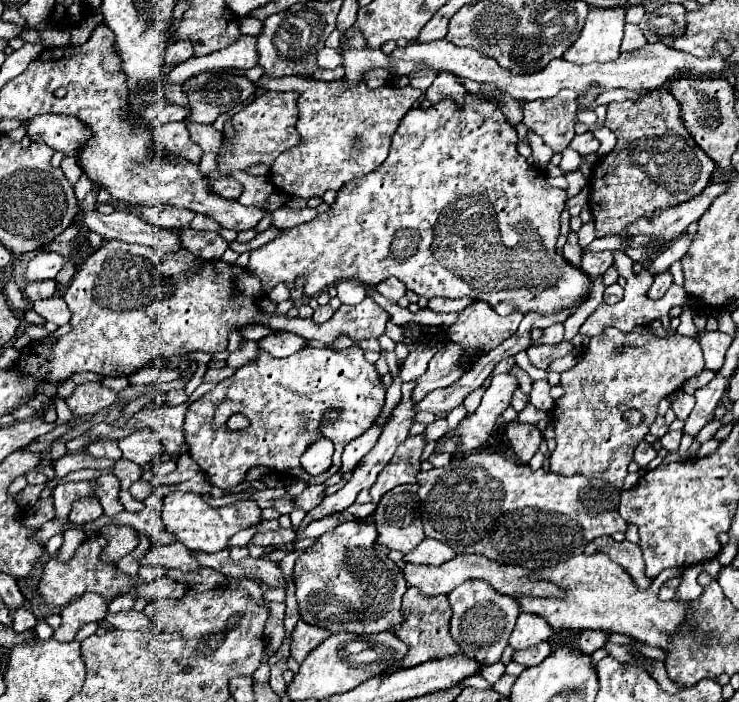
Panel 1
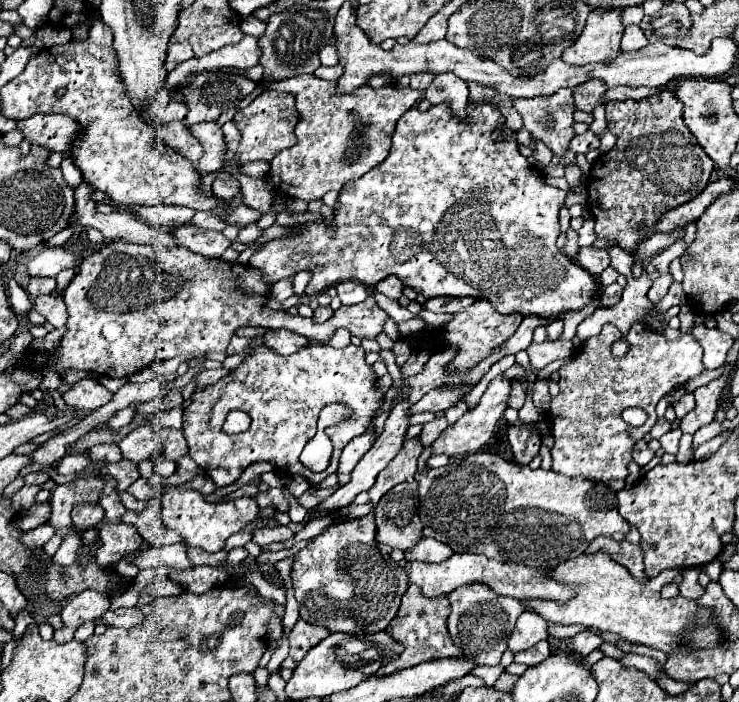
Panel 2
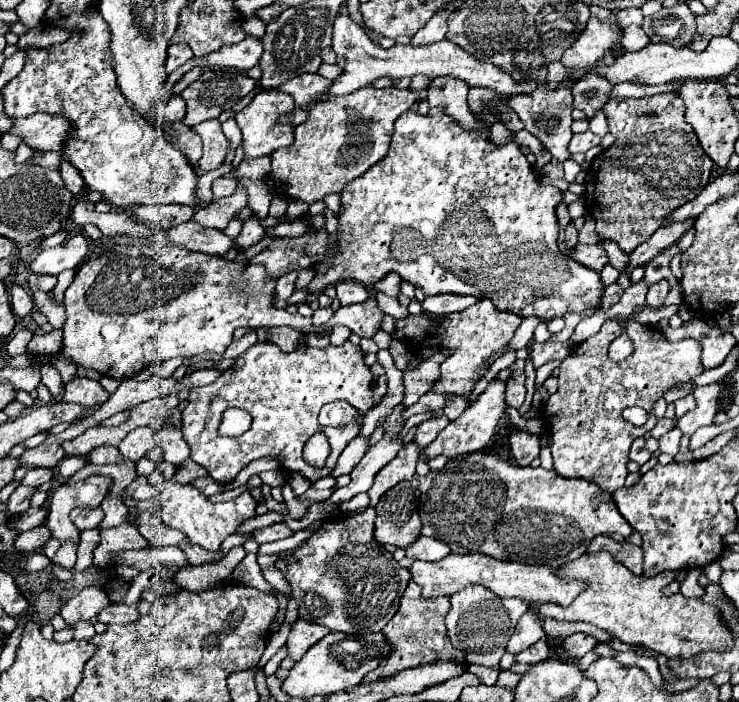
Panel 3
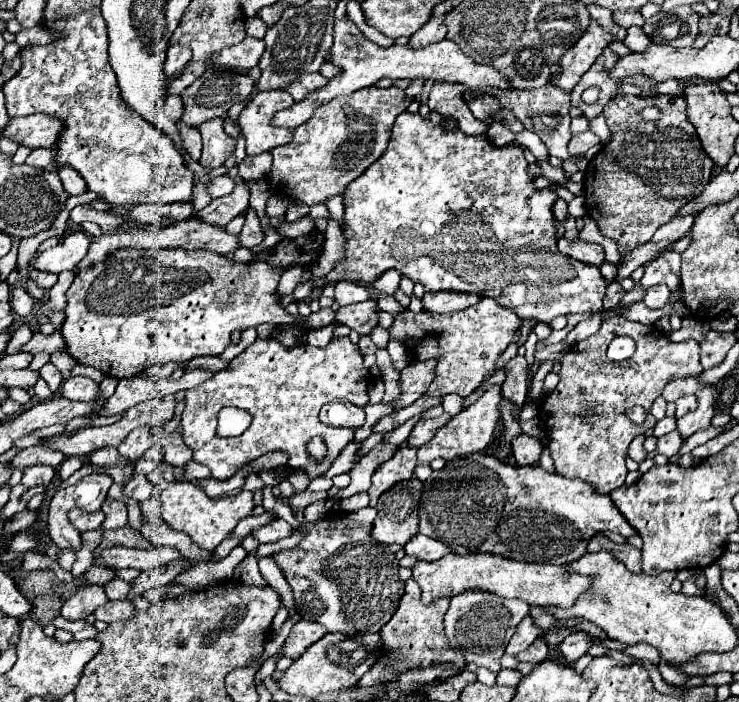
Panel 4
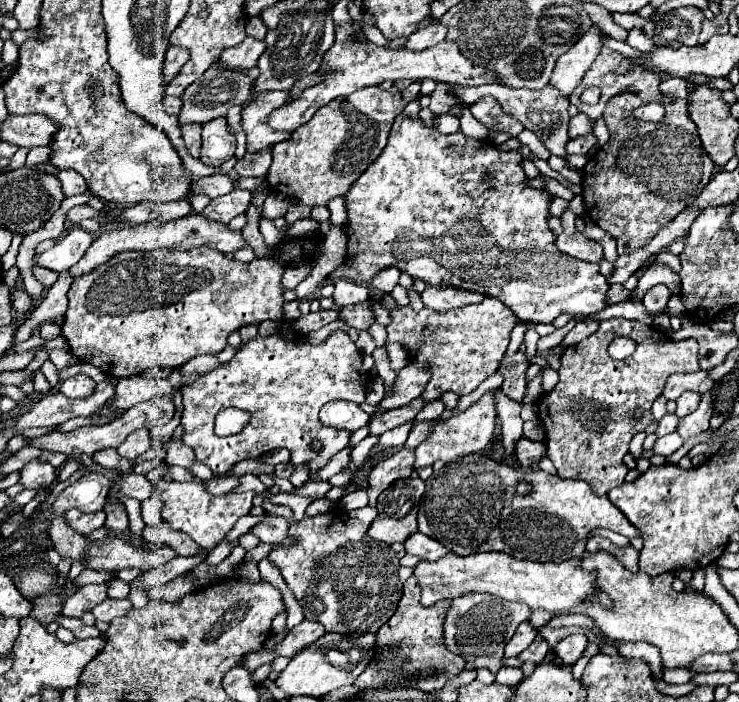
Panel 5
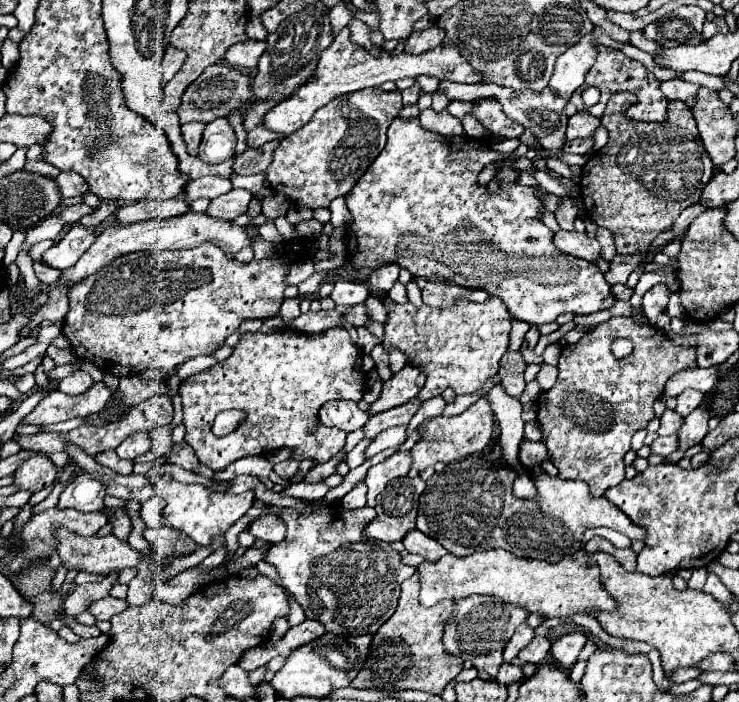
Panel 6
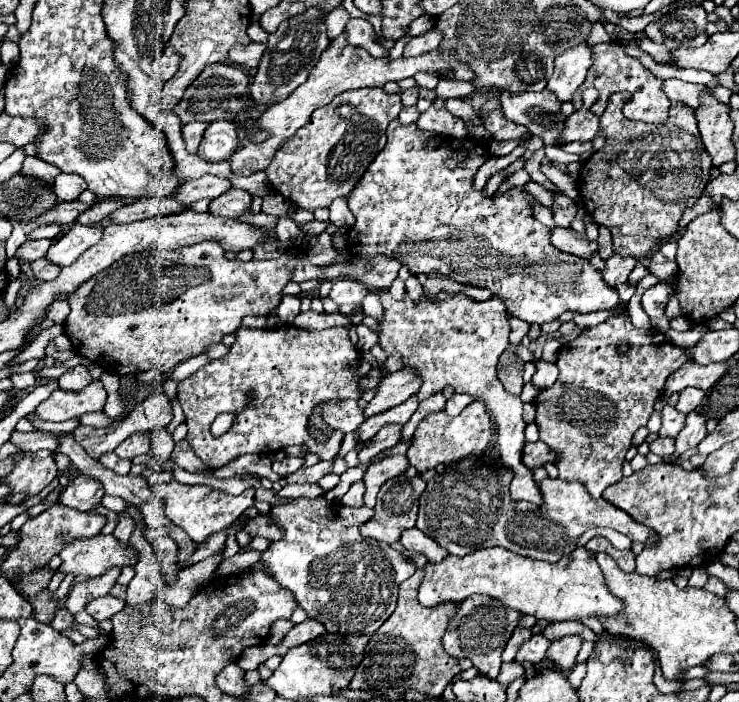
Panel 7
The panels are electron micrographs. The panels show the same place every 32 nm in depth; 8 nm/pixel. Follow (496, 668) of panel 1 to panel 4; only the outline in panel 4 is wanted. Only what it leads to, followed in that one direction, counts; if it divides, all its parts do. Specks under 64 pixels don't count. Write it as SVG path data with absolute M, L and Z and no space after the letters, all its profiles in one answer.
M467 664L465 669L474 672L477 680L484 685L492 686L496 683L497 673L485 667L476 667L474 664Z

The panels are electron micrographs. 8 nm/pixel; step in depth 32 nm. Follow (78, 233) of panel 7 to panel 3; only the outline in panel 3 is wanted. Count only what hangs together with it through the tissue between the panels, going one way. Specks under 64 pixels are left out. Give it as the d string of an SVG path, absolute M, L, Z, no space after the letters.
M82 234L70 236L64 244L56 248L44 248L30 262L30 272L58 276L66 268L78 268L78 264L86 258L86 252L88 252L88 240Z

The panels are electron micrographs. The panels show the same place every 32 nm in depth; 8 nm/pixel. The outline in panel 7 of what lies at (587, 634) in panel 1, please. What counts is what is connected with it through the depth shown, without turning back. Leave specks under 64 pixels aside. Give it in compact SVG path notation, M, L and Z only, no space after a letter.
M564 636L560 640L554 640L546 652L546 658L552 660L560 670L572 670L582 642L584 640L580 636Z

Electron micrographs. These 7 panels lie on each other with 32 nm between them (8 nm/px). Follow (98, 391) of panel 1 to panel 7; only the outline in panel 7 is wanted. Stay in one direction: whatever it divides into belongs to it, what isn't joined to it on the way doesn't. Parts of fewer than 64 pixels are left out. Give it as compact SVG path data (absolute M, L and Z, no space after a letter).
M84 366L72 368L70 372L66 372L66 374L58 380L58 384L60 384L60 388L62 388L64 392L80 392L80 390L86 388L90 382L92 382L90 372L88 372Z

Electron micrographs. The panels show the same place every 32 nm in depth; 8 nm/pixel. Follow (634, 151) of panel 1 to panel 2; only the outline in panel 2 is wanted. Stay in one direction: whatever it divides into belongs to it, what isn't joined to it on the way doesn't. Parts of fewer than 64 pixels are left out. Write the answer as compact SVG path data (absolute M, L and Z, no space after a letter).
M668 90L652 94L642 100L624 100L624 102L608 102L606 104L606 124L612 134L618 138L618 146L610 152L602 154L590 170L586 178L588 188L588 210L596 222L596 236L598 238L614 238L618 240L620 248L630 252L636 248L638 234L634 228L640 222L652 226L664 212L676 208L698 196L710 180L714 170L714 162L706 156L700 148L692 132L682 120L682 102Z

